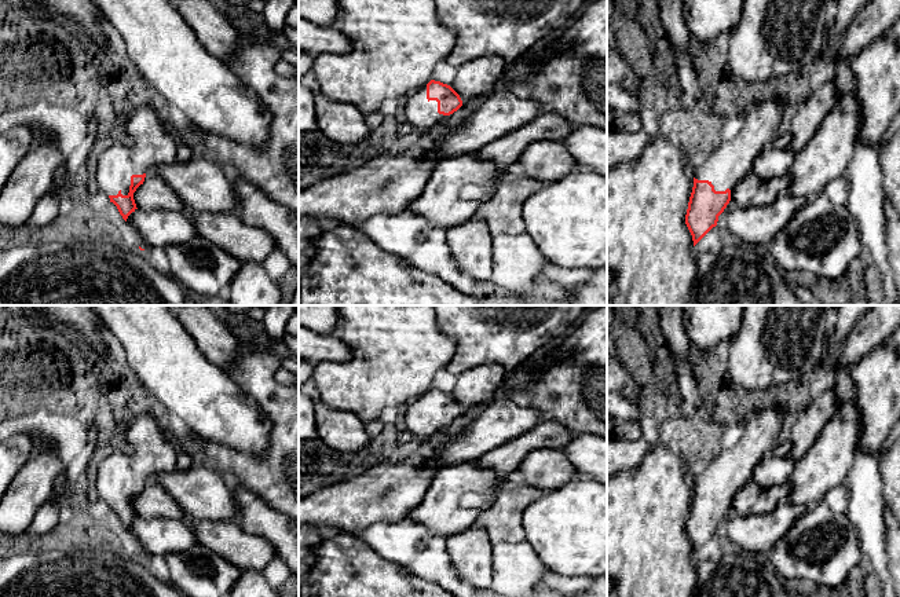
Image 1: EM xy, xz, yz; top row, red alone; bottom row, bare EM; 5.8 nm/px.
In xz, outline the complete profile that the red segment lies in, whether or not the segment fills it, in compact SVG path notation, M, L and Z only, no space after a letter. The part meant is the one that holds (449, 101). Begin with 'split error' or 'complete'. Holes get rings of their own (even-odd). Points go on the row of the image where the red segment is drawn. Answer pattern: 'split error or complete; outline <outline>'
split error; outline M497 55L479 56L457 66L457 76L450 85L431 80L403 99L406 120L417 133L425 132L467 102L495 91L506 63Z

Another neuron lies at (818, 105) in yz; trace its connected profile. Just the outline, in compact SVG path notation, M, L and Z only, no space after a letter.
M833 80L812 92L800 106L791 122L789 149L801 151L815 135L822 120L837 105L837 88Z

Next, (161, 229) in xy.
M135 209L127 223L136 232L142 249L184 245L198 237L193 220L183 210Z

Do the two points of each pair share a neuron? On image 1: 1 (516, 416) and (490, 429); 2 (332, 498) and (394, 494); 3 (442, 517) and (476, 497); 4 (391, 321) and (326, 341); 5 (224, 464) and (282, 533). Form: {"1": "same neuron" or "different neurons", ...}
{"1": "same neuron", "2": "same neuron", "3": "same neuron", "4": "different neurons", "5": "different neurons"}

